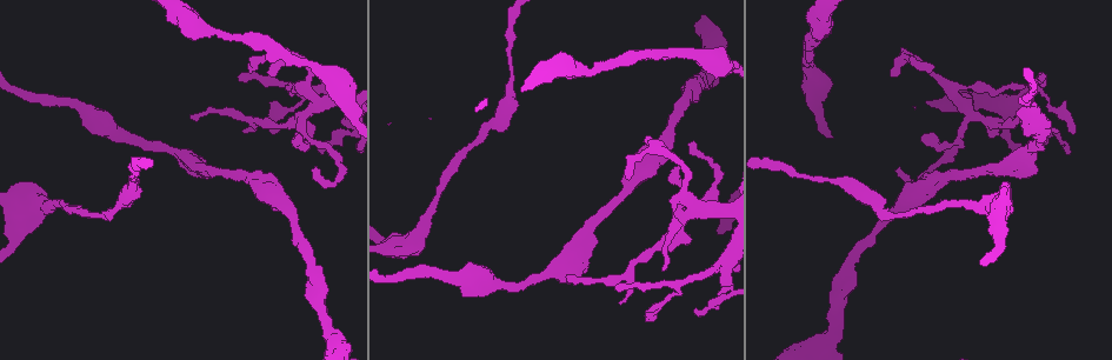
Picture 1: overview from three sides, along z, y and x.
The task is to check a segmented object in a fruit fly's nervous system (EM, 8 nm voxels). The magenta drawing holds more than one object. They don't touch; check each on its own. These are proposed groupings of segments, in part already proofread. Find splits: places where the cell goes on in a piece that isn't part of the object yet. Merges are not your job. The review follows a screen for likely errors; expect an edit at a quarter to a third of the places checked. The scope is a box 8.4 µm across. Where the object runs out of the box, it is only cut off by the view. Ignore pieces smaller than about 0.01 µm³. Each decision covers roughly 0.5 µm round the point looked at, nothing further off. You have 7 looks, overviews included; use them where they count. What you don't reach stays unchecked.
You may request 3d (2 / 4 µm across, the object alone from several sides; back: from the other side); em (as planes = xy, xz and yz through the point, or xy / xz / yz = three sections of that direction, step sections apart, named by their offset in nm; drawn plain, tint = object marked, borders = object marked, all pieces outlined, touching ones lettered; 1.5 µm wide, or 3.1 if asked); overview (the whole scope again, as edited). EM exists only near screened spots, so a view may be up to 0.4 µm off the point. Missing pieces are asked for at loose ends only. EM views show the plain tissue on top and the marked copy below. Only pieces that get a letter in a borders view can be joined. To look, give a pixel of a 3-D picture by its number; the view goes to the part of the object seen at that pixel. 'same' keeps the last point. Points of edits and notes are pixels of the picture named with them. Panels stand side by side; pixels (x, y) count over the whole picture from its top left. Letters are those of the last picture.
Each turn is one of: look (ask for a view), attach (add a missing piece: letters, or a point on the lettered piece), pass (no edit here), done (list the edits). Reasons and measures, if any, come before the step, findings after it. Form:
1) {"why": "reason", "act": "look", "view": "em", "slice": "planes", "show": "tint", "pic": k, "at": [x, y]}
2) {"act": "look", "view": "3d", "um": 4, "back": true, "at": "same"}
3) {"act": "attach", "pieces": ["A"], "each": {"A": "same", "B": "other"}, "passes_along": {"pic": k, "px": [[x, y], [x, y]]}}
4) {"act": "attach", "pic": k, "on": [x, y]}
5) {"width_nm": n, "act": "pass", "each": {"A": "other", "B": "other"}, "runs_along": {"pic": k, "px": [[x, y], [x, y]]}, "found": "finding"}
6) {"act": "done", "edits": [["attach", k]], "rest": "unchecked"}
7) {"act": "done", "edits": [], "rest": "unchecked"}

{"act": "look", "view": "3d", "um": 2, "back": true, "pic": 1, "at": [193, 116]}

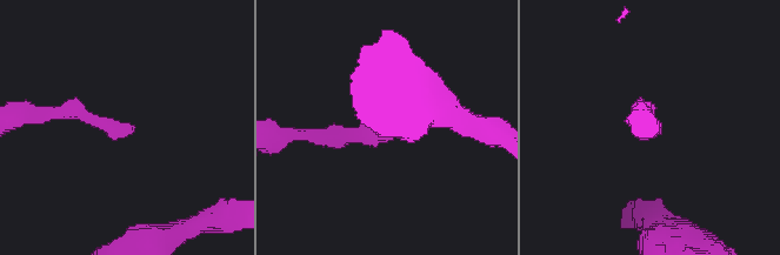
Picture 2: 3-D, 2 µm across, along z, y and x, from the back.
{"act": "look", "view": "em", "slice": "planes", "show": "tint", "pic": 2, "at": [660, 132]}

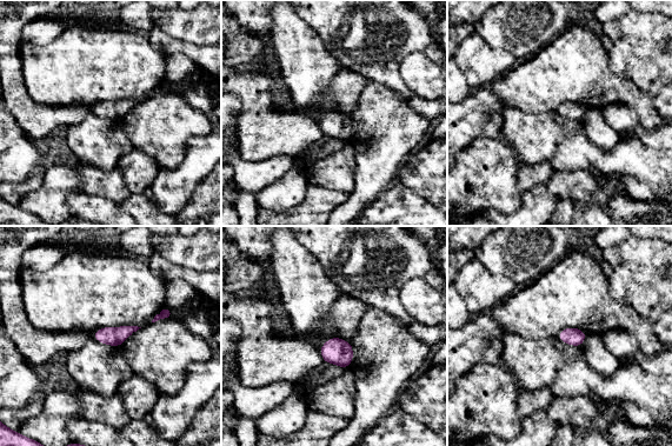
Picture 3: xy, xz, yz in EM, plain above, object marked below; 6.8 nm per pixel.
{"why": "what lies round it", "act": "look", "view": "em", "slice": "planes", "show": "borders", "at": "same"}

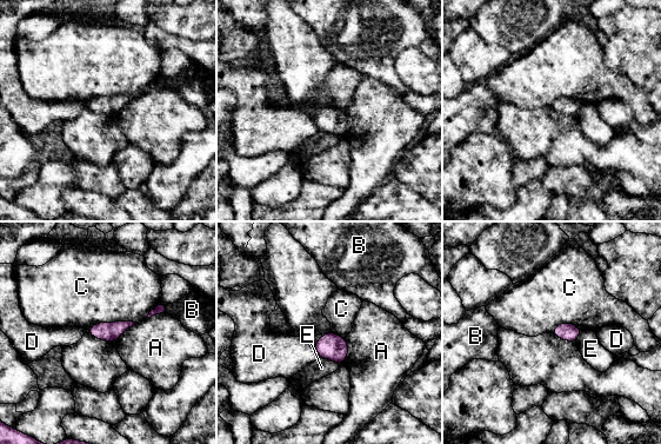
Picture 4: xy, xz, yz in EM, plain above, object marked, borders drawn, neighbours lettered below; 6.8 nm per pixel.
{"act": "pass", "each": {"A": "other", "B": "other", "C": "other", "D": "other", "E": "other"}, "border": {"pic": 4, "px": [[135, 322], [99, 322], [86, 329]]}, "found": "none of them fits"}

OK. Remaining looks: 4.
{"why": "tapers out", "act": "look", "view": "3d", "um": 4, "pic": 1, "at": [629, 179]}

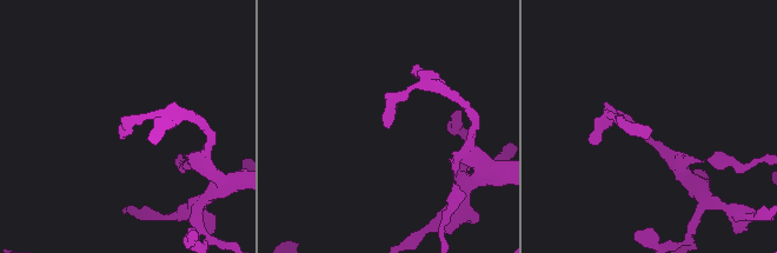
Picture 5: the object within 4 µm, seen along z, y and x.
{"why": "shape alone is not enough", "act": "look", "view": "em", "slice": "planes", "show": "borders", "pic": 5, "at": [124, 125]}

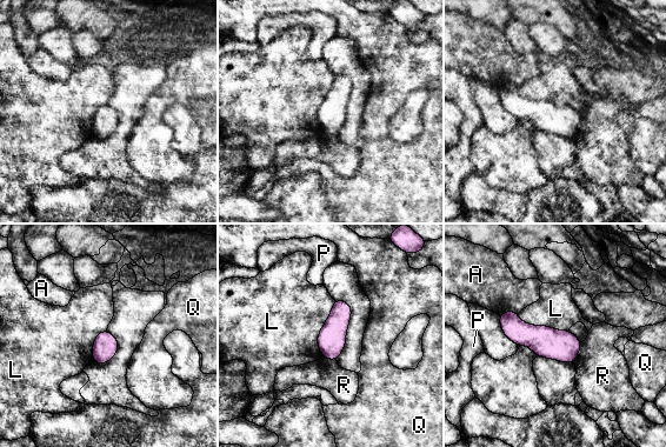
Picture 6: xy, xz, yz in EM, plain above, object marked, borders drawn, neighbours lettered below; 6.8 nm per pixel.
{"width_nm": 180, "act": "pass", "each": {"A": "other", "L": "other", "P": "other", "Q": "other", "R": "other"}, "runs_along": {"pic": 6, "px": [[503, 317], [572, 358]]}, "found": "none of them fits"}

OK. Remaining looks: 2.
{"why": "free end", "act": "look", "view": "em", "slice": "yz", "step": 4, "show": "borders", "pic": 1, "at": [404, 255]}

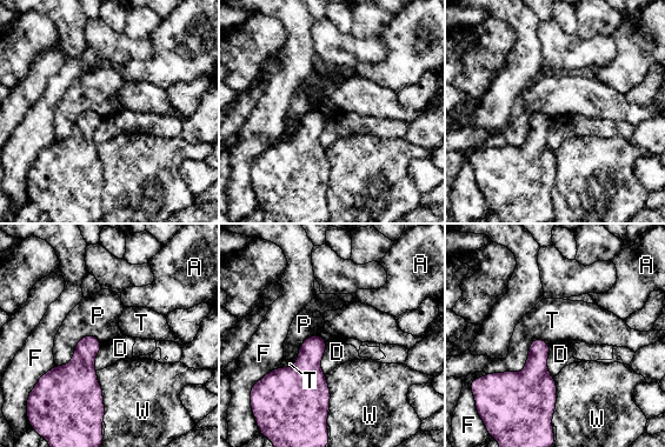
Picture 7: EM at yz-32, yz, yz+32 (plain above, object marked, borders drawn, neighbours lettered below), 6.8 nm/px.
{"longest_contact_nm": ["T", 460], "act": "pass", "each": {"A": "other", "D": "other", "F": "other", "P": "other", "T": "other", "W": "other"}, "border": {"pic": 7, "px": [[101, 341], [84, 335], [55, 366]]}, "found": "no lettered piece goes on from it"}

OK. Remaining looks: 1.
{"act": "done", "edits": [], "rest": "unchecked"}

